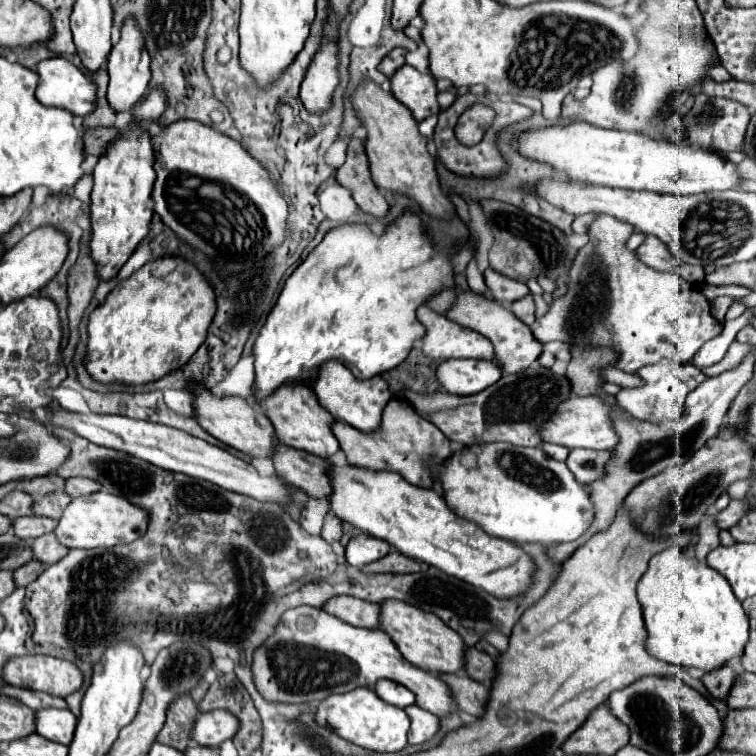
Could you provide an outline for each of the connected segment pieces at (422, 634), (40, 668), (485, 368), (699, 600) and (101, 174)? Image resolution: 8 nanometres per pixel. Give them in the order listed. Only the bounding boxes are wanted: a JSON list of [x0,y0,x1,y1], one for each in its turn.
[[380,599,466,673],[2,655,82,697],[436,359,502,395],[638,547,748,673],[92,87,168,281]]

